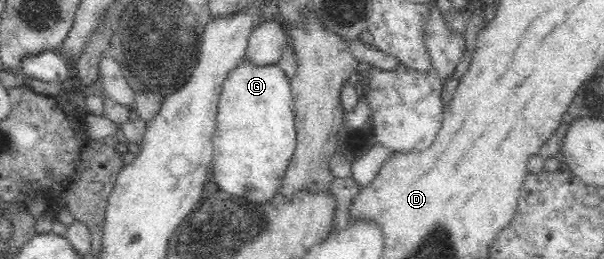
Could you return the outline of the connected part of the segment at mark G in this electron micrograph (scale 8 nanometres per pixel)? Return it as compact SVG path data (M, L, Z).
M248 55L225 72L218 98L211 166L218 188L247 201L265 201L274 196L274 187L277 187L295 148L294 100L290 82L287 71L277 62L256 62Z

